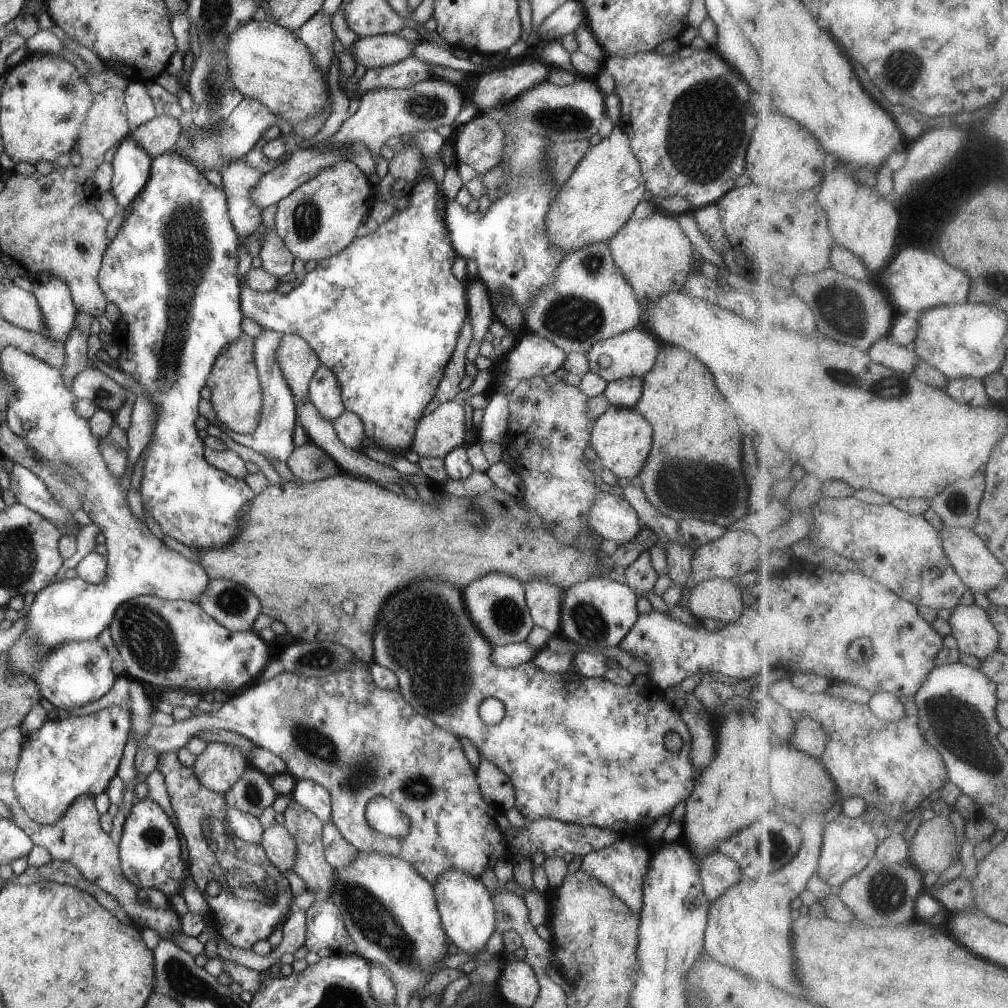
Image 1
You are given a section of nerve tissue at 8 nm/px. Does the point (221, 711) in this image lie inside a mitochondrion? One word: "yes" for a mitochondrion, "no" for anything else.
no

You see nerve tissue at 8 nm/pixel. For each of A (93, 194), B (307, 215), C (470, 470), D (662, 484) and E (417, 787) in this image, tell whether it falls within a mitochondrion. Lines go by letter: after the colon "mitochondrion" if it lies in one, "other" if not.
A: other
B: mitochondrion
C: other
D: mitochondrion
E: mitochondrion

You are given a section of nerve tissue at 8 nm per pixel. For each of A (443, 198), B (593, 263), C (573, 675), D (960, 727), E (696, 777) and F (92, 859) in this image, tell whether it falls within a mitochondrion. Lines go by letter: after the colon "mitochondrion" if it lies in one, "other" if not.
A: other
B: mitochondrion
C: other
D: mitochondrion
E: other
F: other

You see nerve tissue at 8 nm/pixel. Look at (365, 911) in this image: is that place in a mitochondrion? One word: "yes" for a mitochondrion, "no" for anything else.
yes

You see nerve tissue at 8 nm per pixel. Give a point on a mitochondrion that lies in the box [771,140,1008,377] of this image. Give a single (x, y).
(844, 312)

